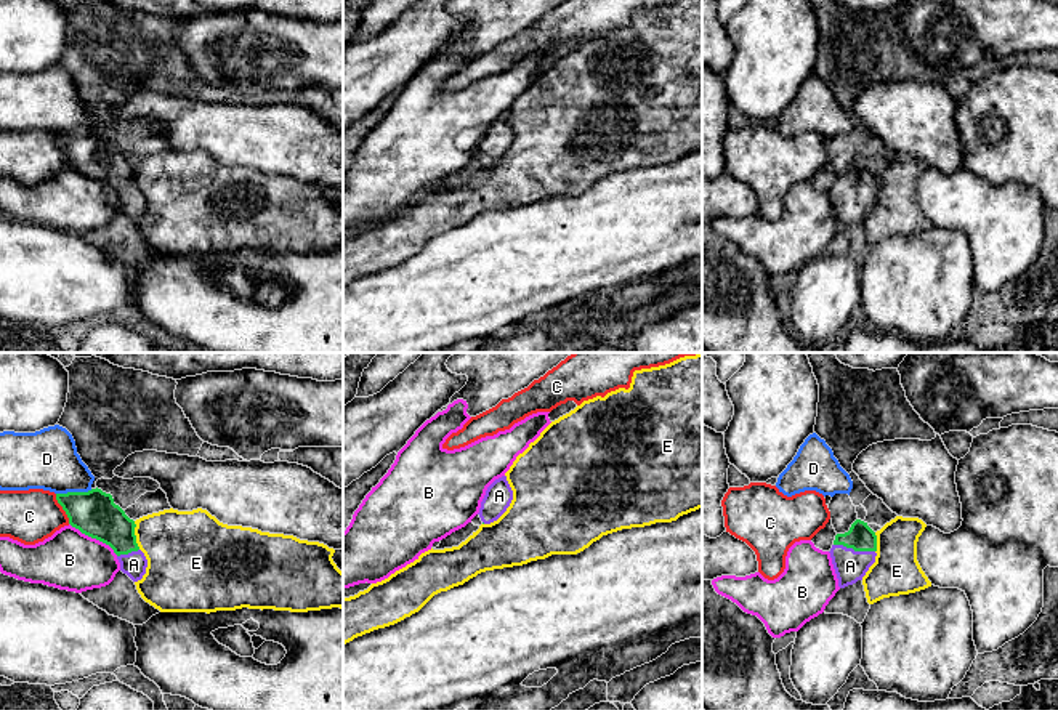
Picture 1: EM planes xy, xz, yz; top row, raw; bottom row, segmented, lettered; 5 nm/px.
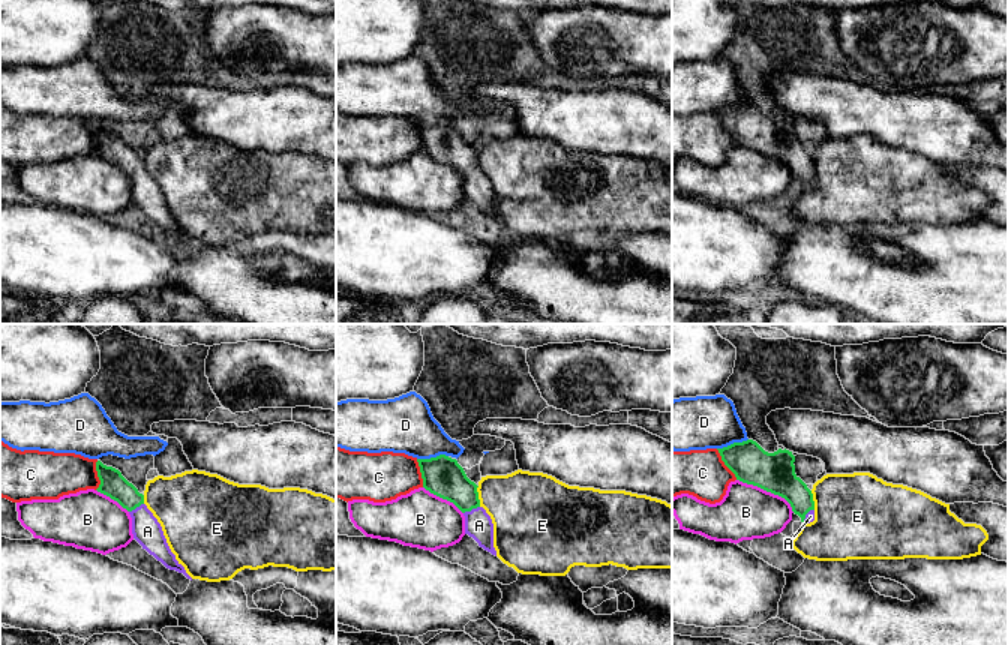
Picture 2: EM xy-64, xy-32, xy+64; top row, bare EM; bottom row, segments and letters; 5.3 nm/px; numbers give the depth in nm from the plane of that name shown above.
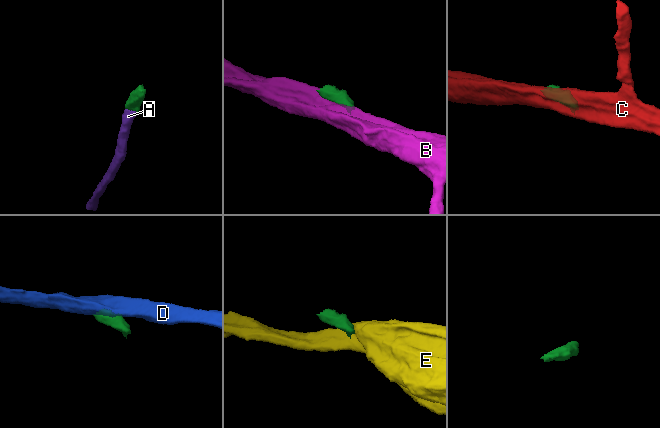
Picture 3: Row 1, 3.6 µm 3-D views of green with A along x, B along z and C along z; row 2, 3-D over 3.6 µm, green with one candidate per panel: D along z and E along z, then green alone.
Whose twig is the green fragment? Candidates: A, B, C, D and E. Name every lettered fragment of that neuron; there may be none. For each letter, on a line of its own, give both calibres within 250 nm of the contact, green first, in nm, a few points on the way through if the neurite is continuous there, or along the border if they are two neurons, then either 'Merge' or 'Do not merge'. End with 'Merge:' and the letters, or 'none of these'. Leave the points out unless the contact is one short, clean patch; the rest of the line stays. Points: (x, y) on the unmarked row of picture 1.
A: Thickness 140 nm (green) against 160 nm. Path across: yz (860, 178), (855, 191), (850, 207). Merge
B: Thickness 220 nm (green) against 300 nm. Do not merge
C: Thickness 220 nm (green) against 280 nm. Do not merge
D: Thickness 220 nm (green) against 300 nm. Boundary: xy (92, 130), (56, 135). Do not merge
E: Thickness 220 nm (green) against 380 nm. Boundary: xy (133, 162), (135, 183), (140, 189). Do not merge
Merge: A

